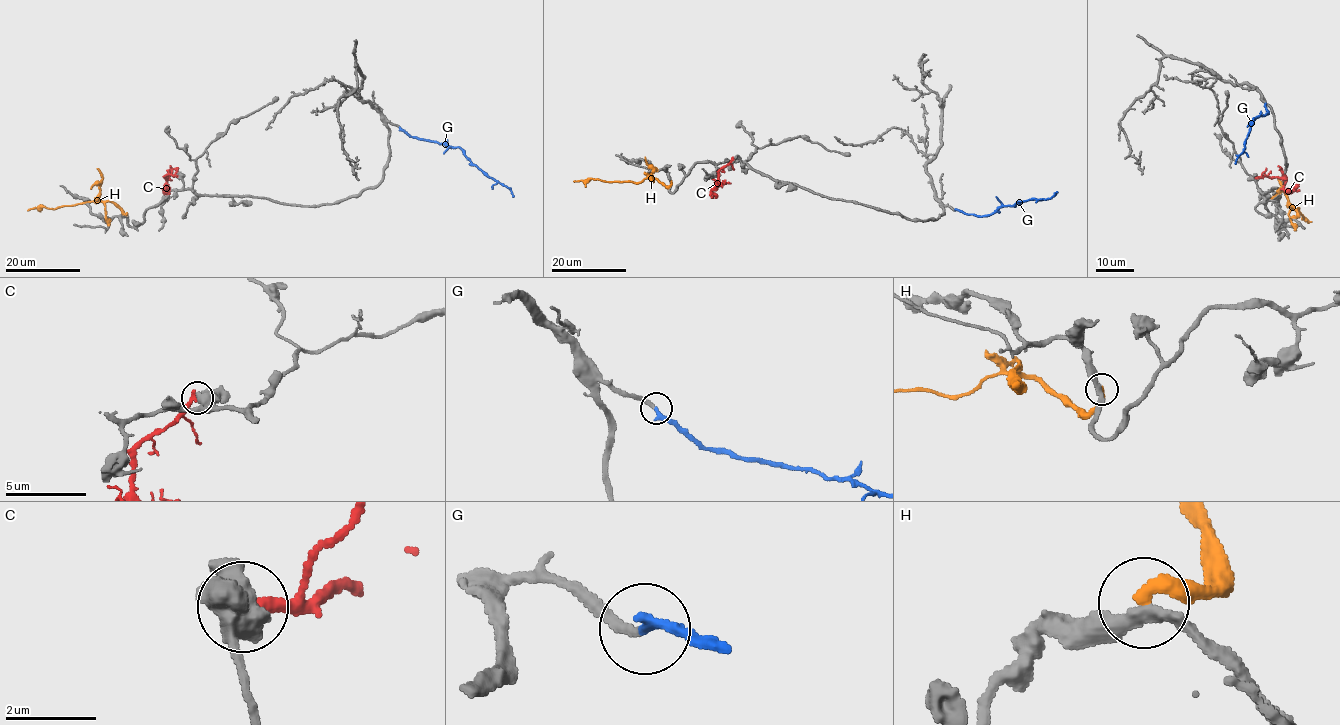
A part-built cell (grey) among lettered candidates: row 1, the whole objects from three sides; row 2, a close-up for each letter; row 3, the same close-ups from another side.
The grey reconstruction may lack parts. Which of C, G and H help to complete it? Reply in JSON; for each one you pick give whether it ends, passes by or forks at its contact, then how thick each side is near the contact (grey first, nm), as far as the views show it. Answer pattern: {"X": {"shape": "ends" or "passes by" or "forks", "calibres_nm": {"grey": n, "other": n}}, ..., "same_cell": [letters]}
{"G": {"shape": "ends", "calibres_nm": {"grey": 220, "other": 240}}, "same_cell": ["G"]}

